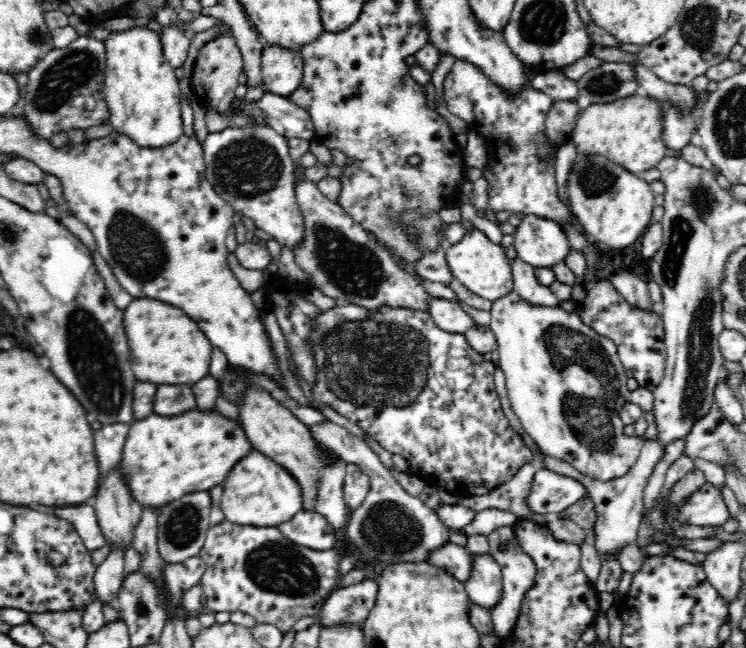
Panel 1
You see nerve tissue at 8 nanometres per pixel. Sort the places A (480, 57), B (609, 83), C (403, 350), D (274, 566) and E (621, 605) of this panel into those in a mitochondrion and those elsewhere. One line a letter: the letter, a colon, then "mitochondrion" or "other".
A: other
B: mitochondrion
C: mitochondrion
D: mitochondrion
E: other

